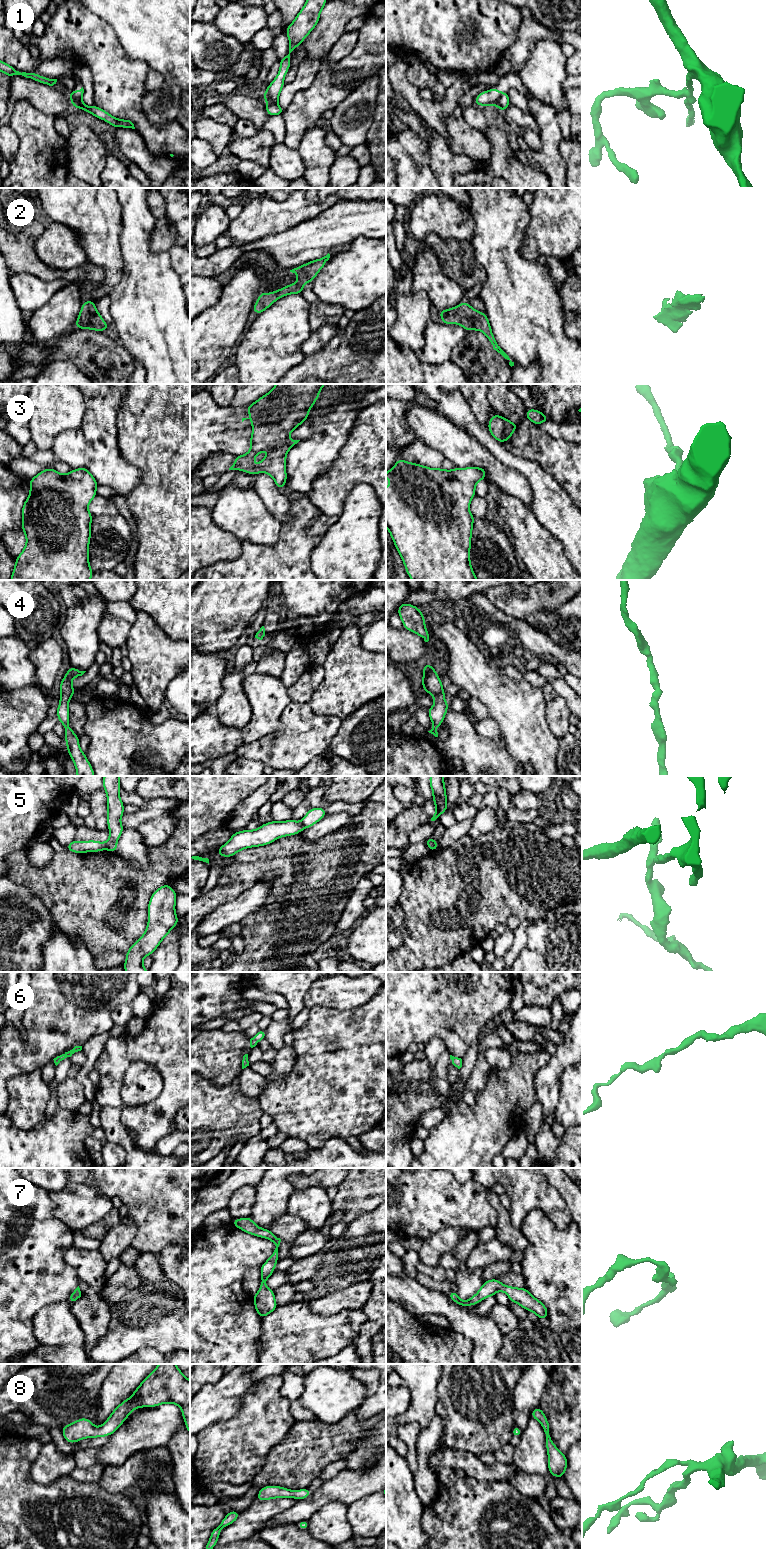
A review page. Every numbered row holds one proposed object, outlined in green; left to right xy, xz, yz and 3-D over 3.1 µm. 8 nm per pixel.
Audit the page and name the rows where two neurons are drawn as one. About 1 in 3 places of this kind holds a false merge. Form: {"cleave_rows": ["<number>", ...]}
{"cleave_rows": ["1", "5"]}

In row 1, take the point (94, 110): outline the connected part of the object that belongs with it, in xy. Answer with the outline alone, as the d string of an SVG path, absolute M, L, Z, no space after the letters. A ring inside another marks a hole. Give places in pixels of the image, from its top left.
M69 92L69 98L70 98L72 106L74 108L80 108L83 111L90 113L90 114L94 115L95 117L108 122L113 128L114 127L123 127L123 128L135 129L134 124L130 120L117 119L117 118L113 117L112 115L110 115L105 110L97 107L96 105L89 107L84 104L82 99L75 100L73 98L72 92Z

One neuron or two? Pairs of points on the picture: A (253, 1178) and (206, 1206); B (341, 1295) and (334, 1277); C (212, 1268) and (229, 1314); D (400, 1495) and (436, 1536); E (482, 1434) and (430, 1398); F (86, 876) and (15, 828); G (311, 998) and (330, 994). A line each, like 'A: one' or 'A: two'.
A: one
B: two
C: one
D: two
E: two
F: two
G: one

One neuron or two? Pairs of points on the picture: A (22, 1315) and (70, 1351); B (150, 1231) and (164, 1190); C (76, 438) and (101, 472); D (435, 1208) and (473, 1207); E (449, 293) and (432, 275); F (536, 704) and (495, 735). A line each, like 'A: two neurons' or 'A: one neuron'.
A: two neurons
B: one neuron
C: two neurons
D: one neuron
E: one neuron
F: two neurons

